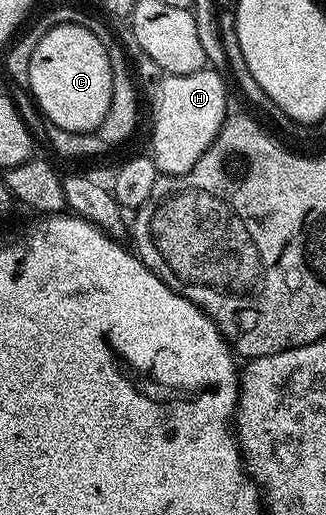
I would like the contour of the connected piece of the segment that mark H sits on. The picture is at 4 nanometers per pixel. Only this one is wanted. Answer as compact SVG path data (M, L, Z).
M204 67L189 75L176 73L164 76L159 85L159 106L155 109L155 126L151 129L149 156L163 175L188 173L201 155L215 141L229 116L228 82L217 71Z

